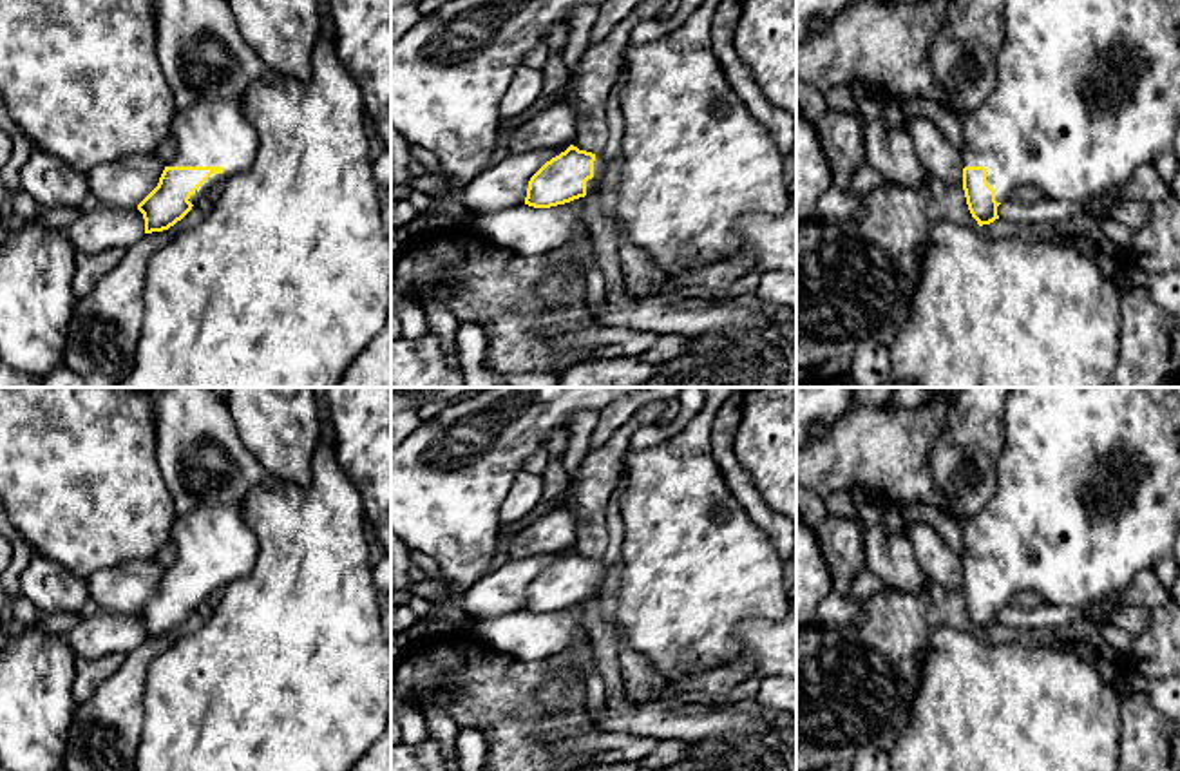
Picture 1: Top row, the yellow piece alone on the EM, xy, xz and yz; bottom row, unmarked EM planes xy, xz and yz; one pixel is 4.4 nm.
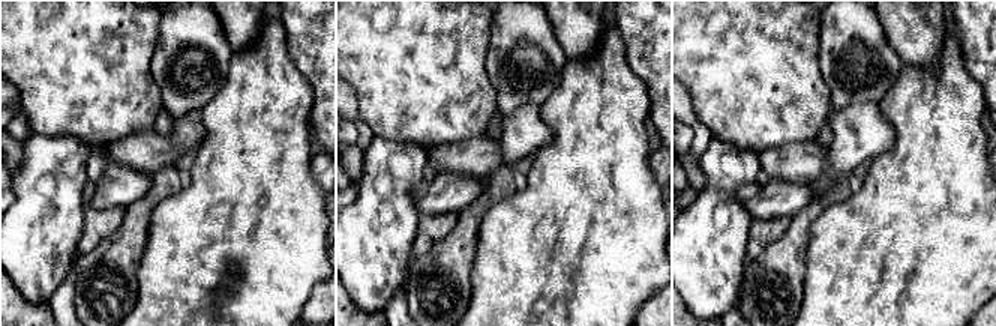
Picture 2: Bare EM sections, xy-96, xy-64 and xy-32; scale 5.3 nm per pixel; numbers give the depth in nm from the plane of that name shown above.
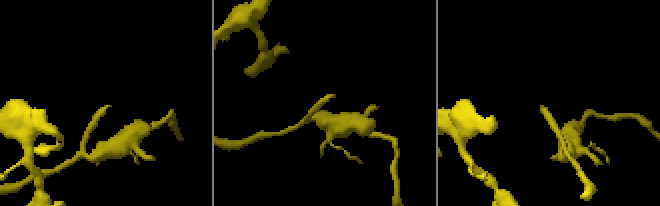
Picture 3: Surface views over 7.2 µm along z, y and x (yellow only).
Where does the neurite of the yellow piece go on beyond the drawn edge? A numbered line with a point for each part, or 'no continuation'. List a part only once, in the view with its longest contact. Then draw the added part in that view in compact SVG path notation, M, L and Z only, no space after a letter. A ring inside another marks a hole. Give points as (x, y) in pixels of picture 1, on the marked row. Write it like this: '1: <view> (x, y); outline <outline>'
1: xy (210, 133); outline M243 96L217 101L201 101L177 109L170 136L177 152L165 167L223 167L212 174L190 203L195 206L203 195L246 170L257 154L259 136L243 112Z

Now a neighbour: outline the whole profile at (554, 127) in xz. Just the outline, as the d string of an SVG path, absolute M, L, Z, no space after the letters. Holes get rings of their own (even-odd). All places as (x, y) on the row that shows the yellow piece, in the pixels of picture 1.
M559 100L518 127L509 141L509 152L568 147L574 145L576 130L576 109Z

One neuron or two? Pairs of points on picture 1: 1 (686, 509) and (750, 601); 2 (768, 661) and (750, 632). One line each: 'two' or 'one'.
1: one
2: one

